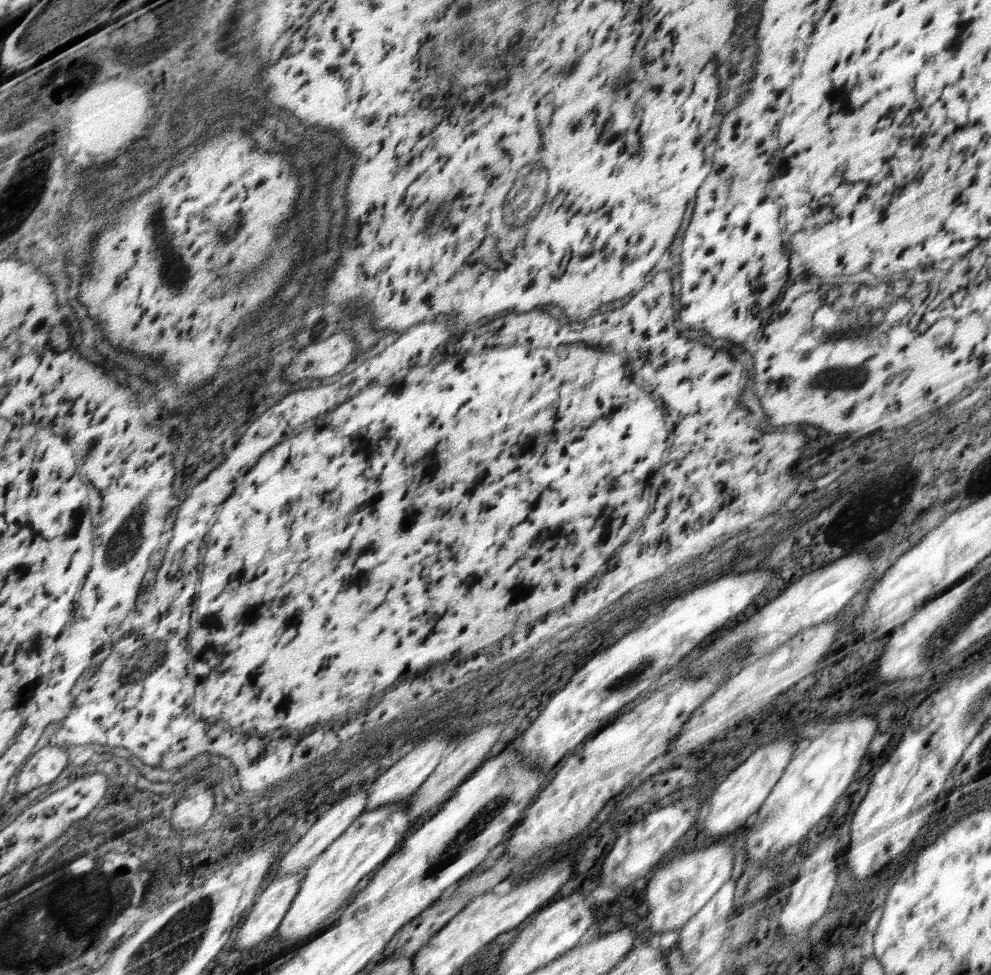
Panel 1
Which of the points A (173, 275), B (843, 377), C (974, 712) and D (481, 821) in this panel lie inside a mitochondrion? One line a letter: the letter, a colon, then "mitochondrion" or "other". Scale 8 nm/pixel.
A: mitochondrion
B: mitochondrion
C: mitochondrion
D: mitochondrion

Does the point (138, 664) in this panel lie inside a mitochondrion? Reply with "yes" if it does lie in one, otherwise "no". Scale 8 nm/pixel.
yes

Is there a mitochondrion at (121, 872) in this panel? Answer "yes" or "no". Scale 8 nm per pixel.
no

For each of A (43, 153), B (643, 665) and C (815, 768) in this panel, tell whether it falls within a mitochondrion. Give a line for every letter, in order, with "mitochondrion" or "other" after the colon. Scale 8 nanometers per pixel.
A: mitochondrion
B: mitochondrion
C: other

